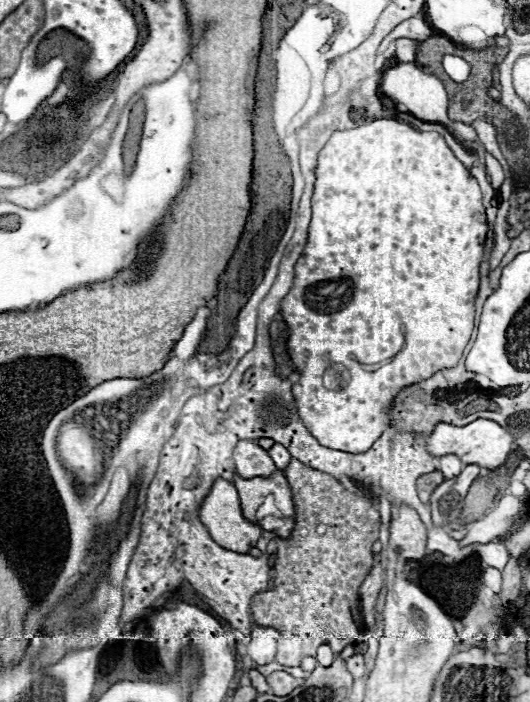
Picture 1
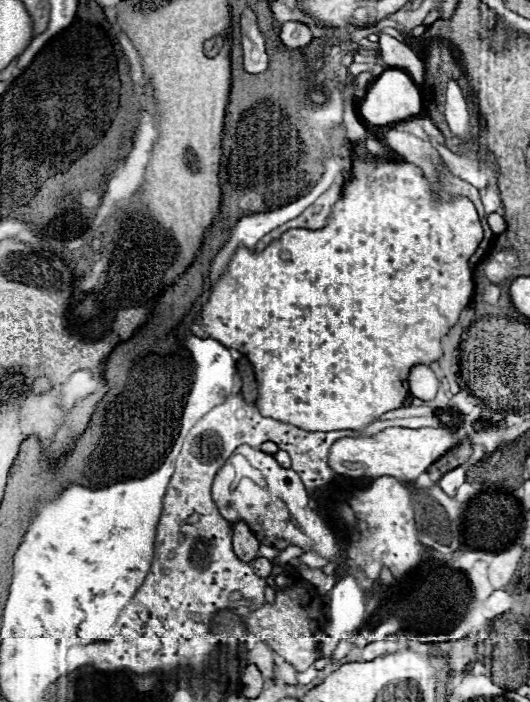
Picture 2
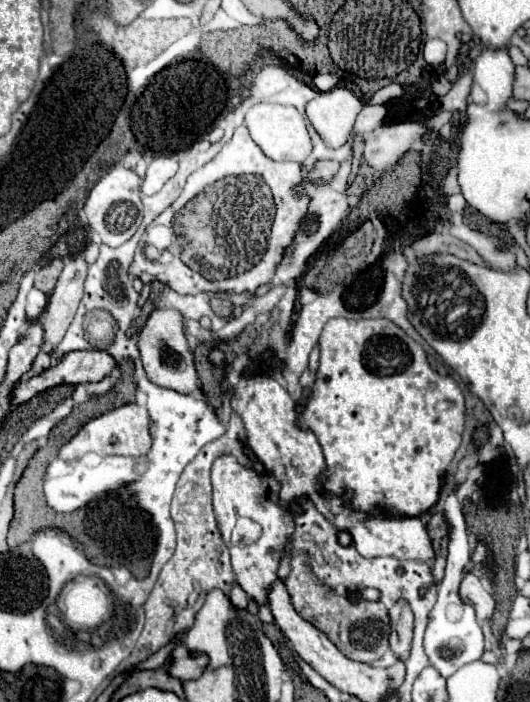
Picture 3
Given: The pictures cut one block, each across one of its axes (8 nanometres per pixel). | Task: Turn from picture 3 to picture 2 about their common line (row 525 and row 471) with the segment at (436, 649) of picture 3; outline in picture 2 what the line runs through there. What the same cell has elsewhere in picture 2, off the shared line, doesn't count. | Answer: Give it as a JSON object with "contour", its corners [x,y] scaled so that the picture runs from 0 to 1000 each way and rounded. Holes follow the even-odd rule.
{"contour":[[[864,664],[864,667],[857,667],[857,670],[849,670],[849,672],[842,672],[830,684],[826,684],[826,692],[842,701],[842,704],[857,704],[860,701],[860,695],[875,687],[875,681],[879,681],[879,670],[872,667],[872,664]]]}

